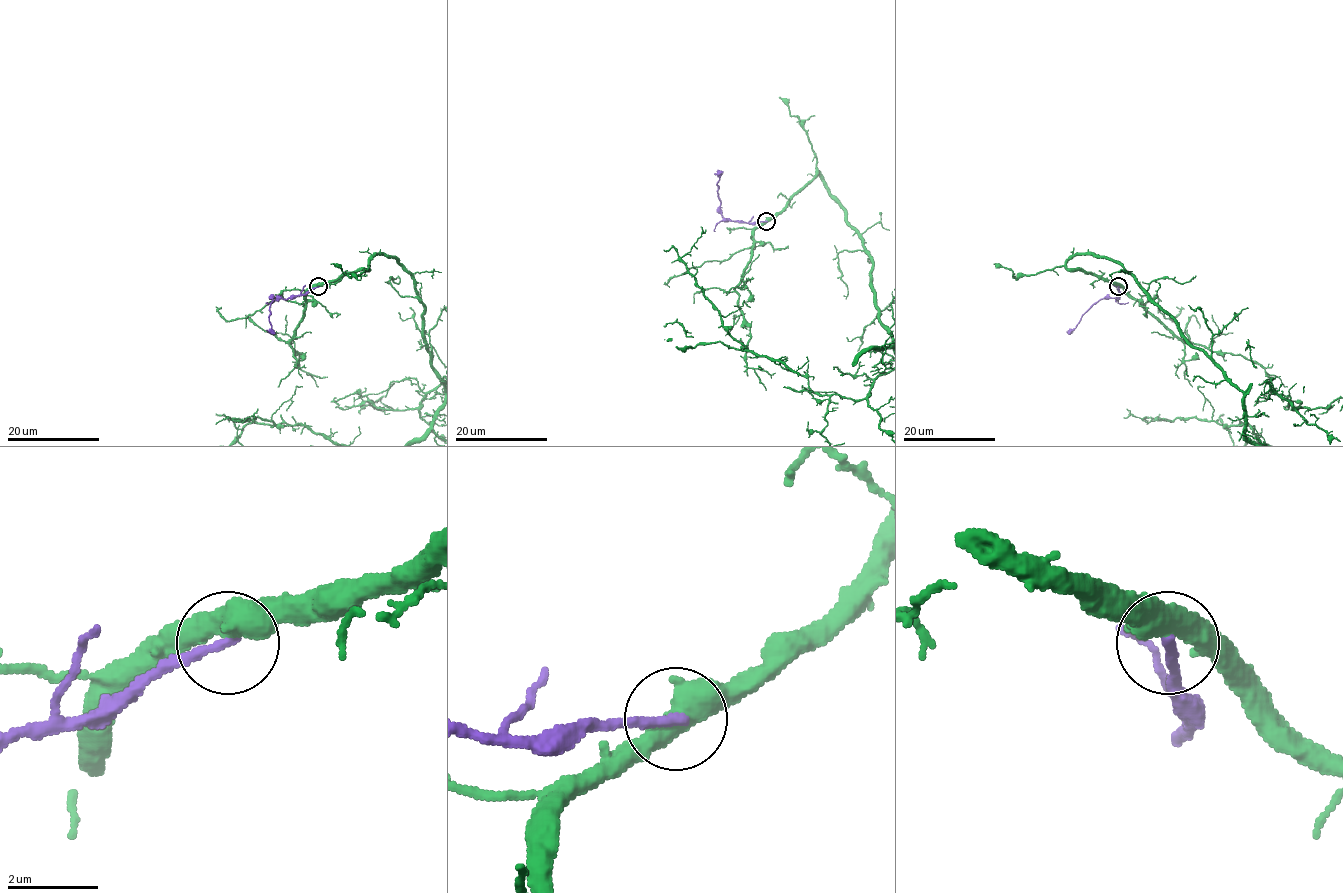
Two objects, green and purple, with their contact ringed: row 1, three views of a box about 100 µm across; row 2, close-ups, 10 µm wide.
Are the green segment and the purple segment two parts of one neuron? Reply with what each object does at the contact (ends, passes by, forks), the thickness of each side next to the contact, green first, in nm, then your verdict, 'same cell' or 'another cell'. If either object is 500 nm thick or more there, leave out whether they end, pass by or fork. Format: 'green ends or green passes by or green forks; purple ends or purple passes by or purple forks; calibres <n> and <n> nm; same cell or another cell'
calibres 550 and 240 nm; another cell

